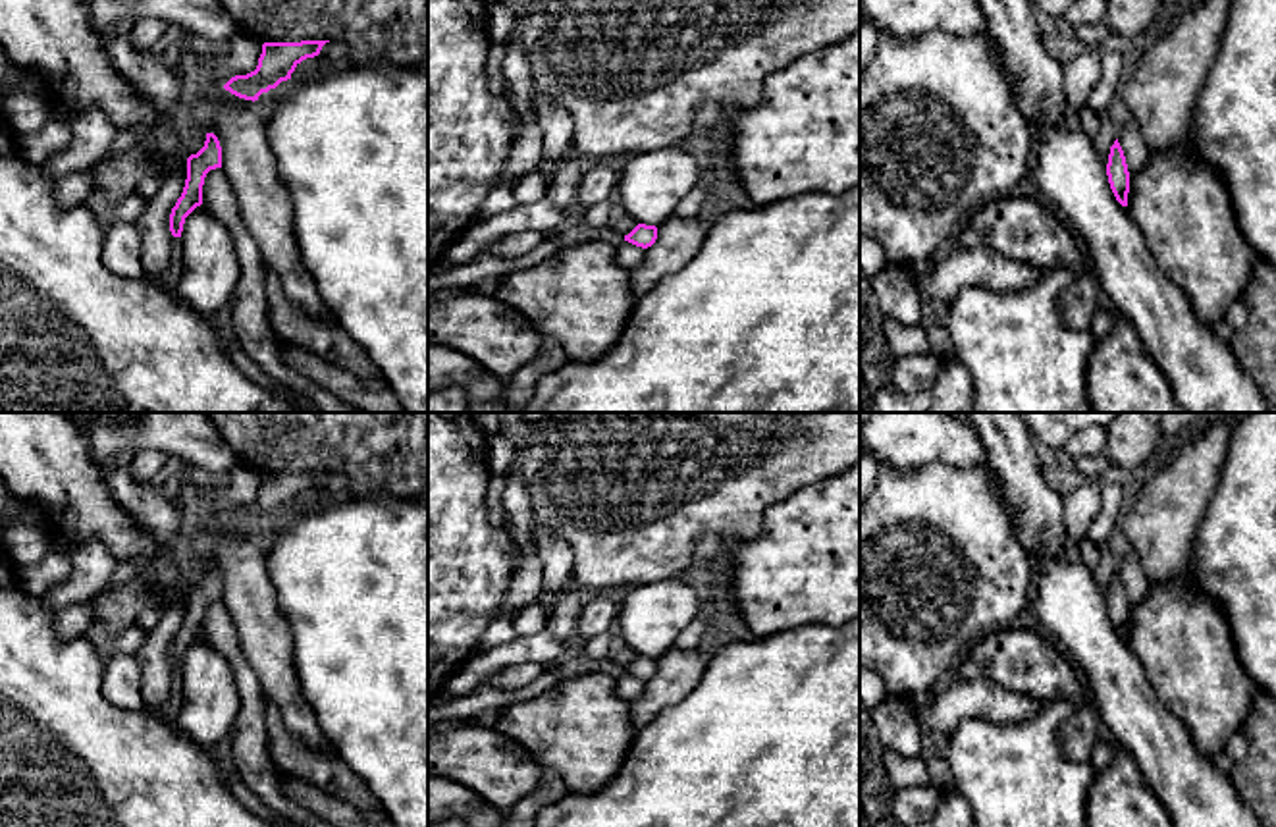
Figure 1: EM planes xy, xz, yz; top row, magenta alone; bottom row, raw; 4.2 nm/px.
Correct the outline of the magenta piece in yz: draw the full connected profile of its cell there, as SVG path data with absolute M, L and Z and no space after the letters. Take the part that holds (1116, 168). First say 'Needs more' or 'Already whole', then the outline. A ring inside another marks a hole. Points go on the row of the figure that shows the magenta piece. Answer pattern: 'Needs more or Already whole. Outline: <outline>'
Already whole. Outline: M1118 139L1110 147L1106 175L1108 175L1108 183L1110 183L1110 189L1116 197L1116 200L1122 206L1128 206L1130 172L1128 172L1126 156L1124 156L1124 150L1122 150Z

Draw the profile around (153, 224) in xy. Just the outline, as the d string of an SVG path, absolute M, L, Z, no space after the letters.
M185 168L162 177L160 189L148 200L148 208L135 220L141 231L141 262L145 276L164 276L172 266L172 235L168 216L183 193Z

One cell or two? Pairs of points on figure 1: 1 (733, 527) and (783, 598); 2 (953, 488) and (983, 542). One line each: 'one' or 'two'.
1: two
2: one

